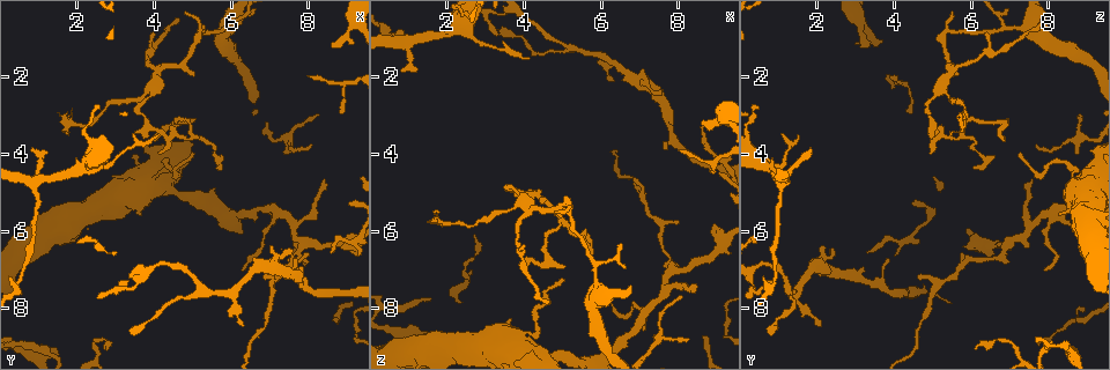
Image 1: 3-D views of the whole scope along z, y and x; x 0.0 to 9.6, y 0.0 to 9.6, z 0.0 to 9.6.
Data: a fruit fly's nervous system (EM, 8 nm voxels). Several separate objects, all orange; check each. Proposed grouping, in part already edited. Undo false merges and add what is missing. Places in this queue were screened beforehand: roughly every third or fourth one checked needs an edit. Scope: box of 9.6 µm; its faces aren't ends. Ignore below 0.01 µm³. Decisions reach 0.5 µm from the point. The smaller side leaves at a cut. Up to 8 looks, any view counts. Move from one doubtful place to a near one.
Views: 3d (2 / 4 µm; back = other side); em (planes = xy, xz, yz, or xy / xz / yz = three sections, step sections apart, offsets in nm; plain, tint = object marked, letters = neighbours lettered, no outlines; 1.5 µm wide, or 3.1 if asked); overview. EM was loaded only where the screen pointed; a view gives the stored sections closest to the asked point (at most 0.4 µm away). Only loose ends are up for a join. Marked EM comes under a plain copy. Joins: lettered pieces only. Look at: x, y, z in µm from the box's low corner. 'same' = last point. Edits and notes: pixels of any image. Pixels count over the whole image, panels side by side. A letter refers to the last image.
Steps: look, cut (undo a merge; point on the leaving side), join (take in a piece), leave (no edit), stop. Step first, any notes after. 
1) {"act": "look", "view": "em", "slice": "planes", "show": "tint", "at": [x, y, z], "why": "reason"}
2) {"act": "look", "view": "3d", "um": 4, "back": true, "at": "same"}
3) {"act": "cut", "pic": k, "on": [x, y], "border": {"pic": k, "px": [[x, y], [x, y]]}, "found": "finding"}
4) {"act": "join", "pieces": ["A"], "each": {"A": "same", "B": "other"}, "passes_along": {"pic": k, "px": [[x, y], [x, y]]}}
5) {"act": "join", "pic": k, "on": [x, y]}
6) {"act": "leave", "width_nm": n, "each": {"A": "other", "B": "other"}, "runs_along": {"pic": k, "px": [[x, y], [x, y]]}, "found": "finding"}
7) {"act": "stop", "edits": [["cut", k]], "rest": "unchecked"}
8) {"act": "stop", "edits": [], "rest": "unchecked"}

{"act": "look", "view": "em", "slice": "yz", "step": 8, "show": "tint", "at": [7.10, 6.30, 2.20], "why": "tapers out"}

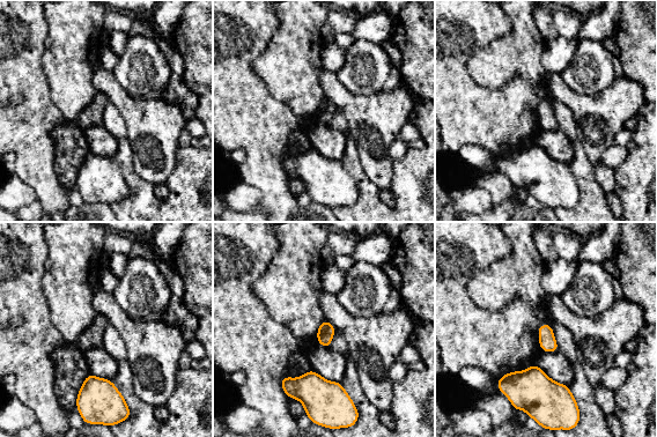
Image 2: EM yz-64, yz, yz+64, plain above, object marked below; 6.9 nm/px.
{"act": "look", "view": "em", "slice": "planes", "show": "letters", "at": "same", "why": "cut it another way"}

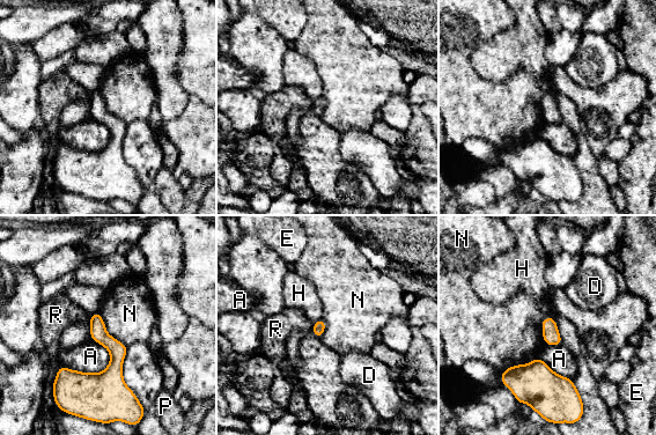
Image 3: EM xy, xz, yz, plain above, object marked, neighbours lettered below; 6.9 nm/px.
{"act": "leave", "longest_contact_nm": ["A", 360], "each": {"A": "other", "D": "other", "E": "other", "H": "other", "N": "other", "P": "other", "R": "other"}, "runs_along": {"pic": 3, "px": [[96, 316], [117, 370]]}, "found": "none of them fits"}

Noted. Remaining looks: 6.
{"act": "look", "view": "em", "slice": "xy", "step": 4, "show": "letters", "at": [7.95, 6.60, 5.75], "why": "thin end"}

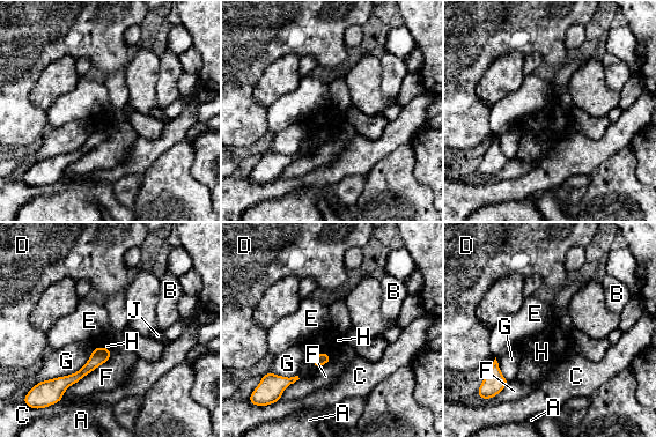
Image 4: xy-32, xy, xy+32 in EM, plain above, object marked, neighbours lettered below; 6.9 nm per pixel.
{"act": "look", "view": "em", "slice": "planes", "show": "letters", "at": "same"}

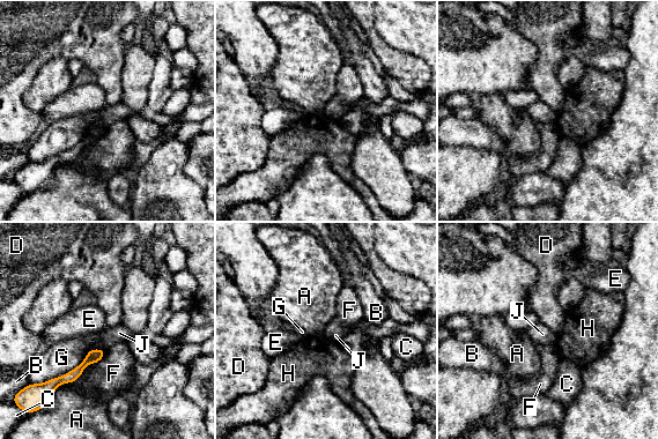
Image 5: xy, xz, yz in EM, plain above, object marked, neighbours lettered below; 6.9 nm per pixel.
{"act": "leave", "width_nm": 100, "each": {"A": "other", "B": "other", "C": "other", "D": "other", "E": "other", "F": "other", "G": "other", "H": "other", "J": "other"}, "found": "no lettered piece goes on from it"}

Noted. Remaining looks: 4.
{"act": "look", "view": "3d", "um": 4, "at": [4.10, 3.45, 1.50], "why": "an open end"}

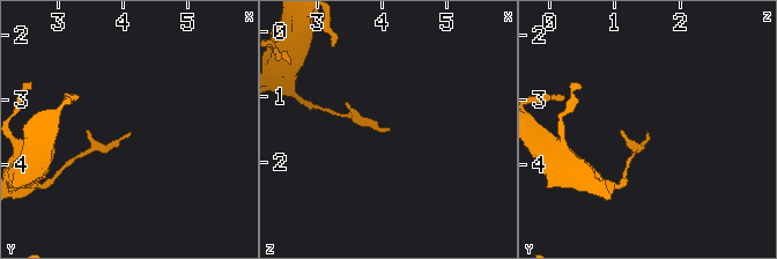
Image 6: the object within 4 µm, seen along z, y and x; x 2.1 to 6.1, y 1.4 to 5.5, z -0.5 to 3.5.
{"act": "look", "view": "em", "slice": "planes", "show": "letters", "at": [4.15, 3.50, 1.50], "why": "shape alone is not enough"}

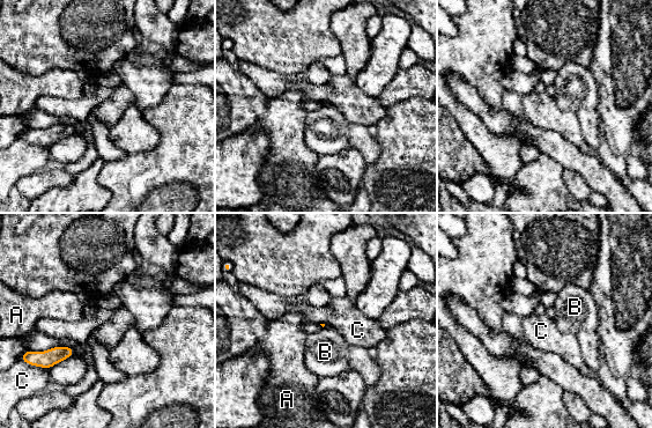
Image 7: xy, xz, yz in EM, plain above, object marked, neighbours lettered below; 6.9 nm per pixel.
{"act": "leave", "each": {"A": "other", "B": "other", "C": "other"}, "border": {"pic": 7, "px": [[38, 366], [49, 369]]}, "found": "none of them fits"}

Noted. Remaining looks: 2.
{"act": "stop", "edits": [], "rest": "unchecked"}

